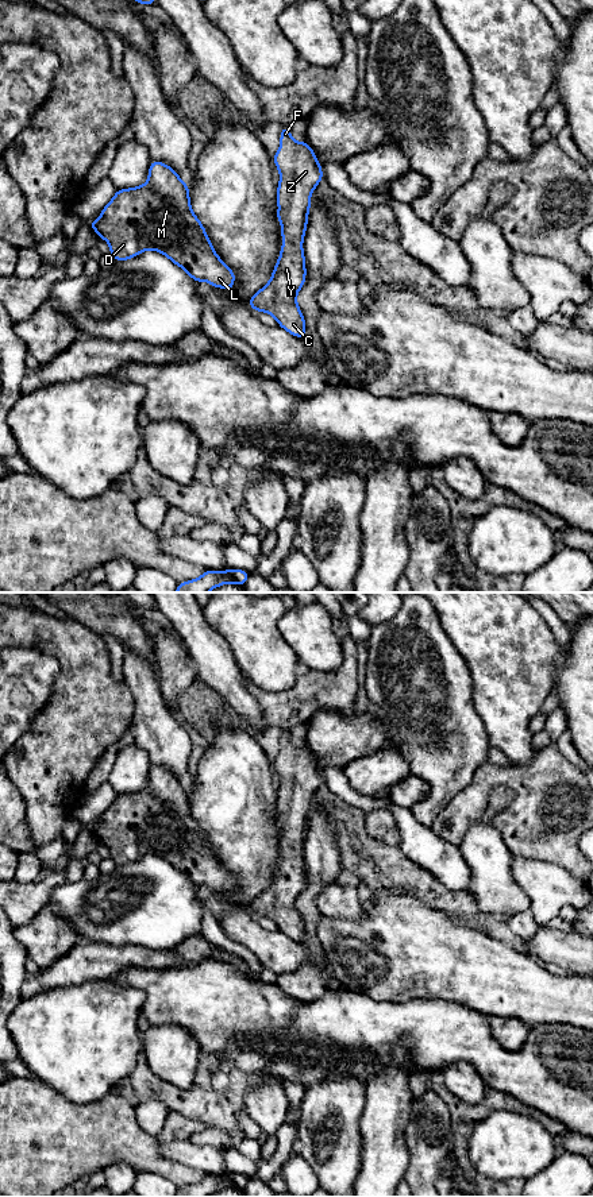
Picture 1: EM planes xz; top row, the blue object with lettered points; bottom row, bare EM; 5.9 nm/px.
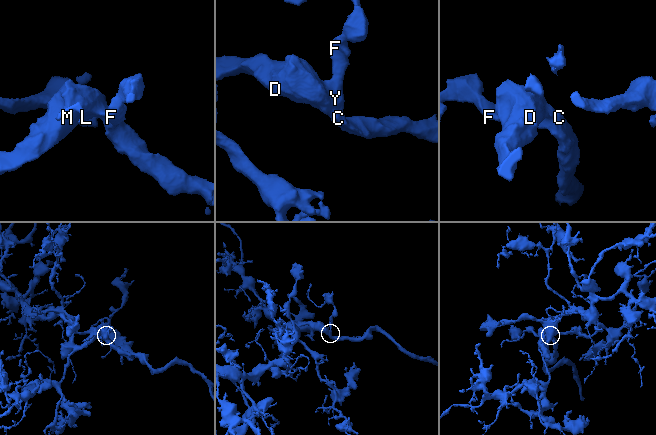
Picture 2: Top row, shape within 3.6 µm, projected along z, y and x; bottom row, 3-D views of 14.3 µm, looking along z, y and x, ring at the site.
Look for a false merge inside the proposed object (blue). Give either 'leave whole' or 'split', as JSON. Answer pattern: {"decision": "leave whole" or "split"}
{"decision": "leave whole"}

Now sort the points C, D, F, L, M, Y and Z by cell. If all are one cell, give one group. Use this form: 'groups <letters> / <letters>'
groups C D F L M Y Z

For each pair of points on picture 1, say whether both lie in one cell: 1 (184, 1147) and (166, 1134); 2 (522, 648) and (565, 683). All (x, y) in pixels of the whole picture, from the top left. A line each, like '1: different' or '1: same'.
1: different
2: different

